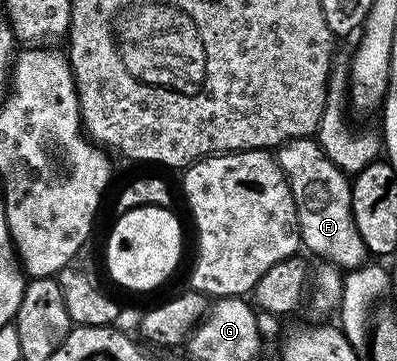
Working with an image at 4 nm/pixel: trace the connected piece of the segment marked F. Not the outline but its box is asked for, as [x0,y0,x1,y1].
[275,137,370,272]

